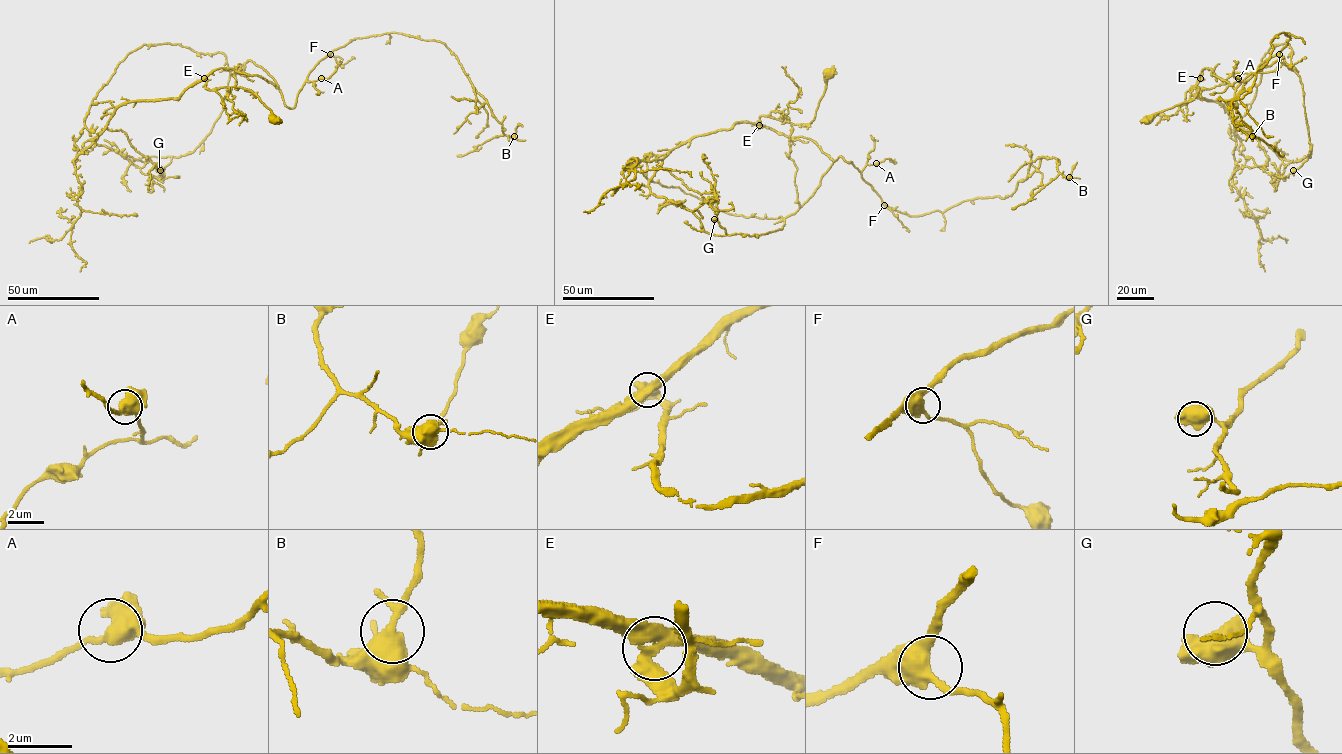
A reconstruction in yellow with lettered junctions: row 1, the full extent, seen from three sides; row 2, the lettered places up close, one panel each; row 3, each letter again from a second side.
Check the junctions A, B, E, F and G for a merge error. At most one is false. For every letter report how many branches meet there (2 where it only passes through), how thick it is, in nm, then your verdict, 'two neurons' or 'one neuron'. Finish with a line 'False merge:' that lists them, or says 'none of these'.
A: branches 3; calibre 420 nm; one neuron
B: branches 3; calibre 440 nm; one neuron
E: branches 3; calibre 440 nm; one neuron
F: branches 3; calibre 400 nm; one neuron
G: branches 3; calibre 480 nm; one neuron
False merge: none of these

